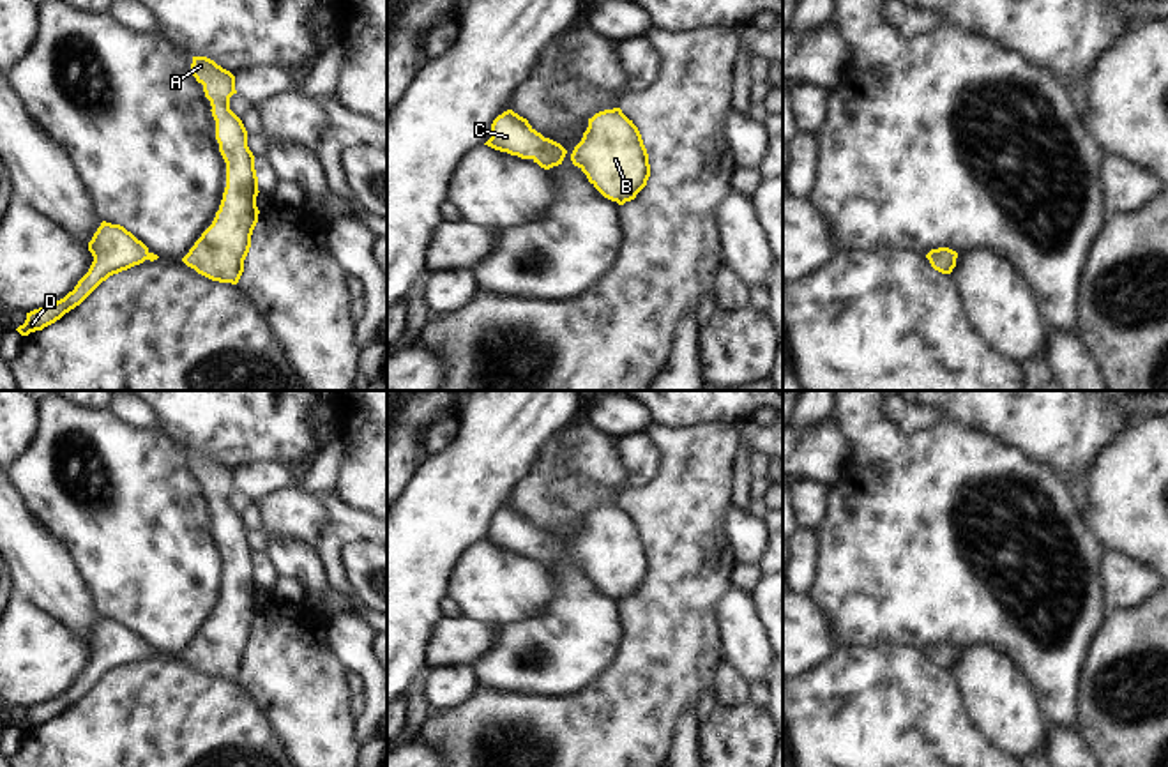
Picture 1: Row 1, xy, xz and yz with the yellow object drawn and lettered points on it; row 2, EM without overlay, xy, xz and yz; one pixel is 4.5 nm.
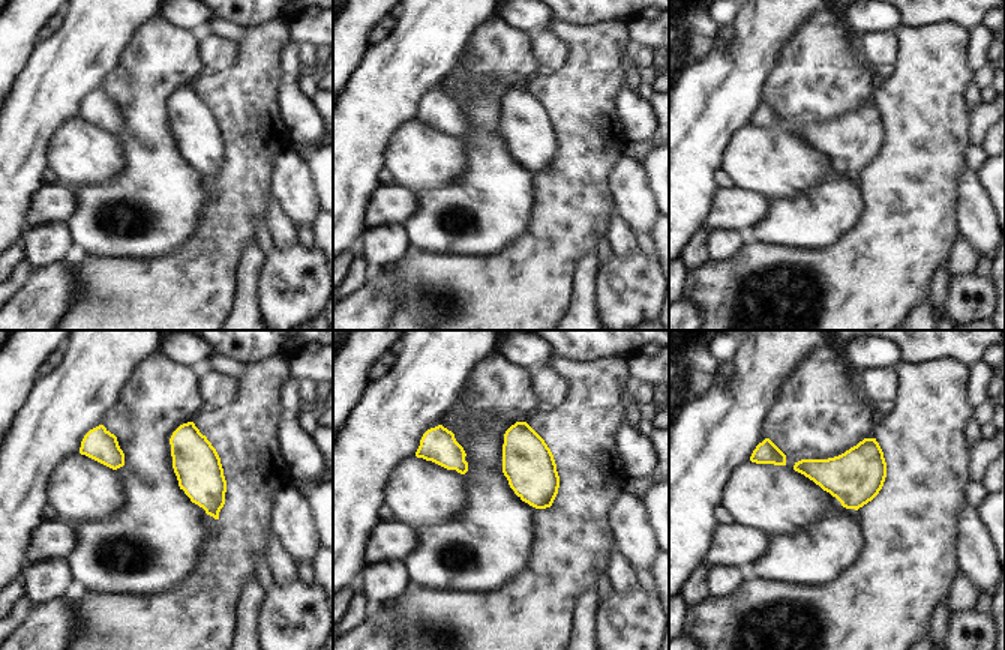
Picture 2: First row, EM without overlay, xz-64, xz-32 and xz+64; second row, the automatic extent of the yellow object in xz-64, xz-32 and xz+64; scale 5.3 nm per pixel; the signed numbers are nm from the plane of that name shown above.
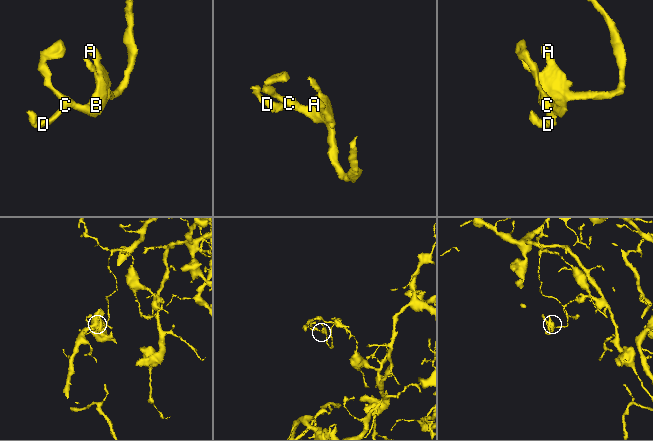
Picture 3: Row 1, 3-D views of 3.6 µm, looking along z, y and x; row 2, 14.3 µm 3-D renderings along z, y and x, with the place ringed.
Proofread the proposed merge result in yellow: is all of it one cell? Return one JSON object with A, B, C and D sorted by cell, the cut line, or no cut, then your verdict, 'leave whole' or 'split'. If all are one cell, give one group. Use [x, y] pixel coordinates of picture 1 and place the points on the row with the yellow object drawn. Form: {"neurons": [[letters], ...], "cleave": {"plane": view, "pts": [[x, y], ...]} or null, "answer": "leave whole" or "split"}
{"neurons": [["A", "B", "C", "D"]], "cleave": null, "answer": "leave whole"}

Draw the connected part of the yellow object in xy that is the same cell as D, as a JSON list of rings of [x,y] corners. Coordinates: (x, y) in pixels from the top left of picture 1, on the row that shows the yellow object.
[[[106,221],[101,223],[88,242],[88,251],[94,256],[88,272],[64,299],[27,313],[25,323],[16,329],[21,336],[42,330],[60,320],[65,313],[80,306],[110,276],[140,265],[145,260],[154,262],[159,258],[124,226]]]

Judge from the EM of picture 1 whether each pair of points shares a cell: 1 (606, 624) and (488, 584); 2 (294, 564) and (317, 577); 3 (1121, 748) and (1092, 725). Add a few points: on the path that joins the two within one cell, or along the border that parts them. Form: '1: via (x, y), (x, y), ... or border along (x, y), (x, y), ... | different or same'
1: border along (548, 566), (555, 599), (539, 614), (513, 624) | different
2: via (299, 564), (311, 571) | same
3: via (1114, 741), (1099, 727) | same

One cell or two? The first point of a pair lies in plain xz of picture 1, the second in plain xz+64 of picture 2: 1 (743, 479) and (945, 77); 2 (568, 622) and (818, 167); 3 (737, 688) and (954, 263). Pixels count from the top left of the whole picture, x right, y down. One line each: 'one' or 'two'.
1: two
2: two
3: one

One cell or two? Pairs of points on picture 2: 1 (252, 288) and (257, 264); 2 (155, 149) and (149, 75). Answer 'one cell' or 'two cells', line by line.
1: one cell
2: one cell

